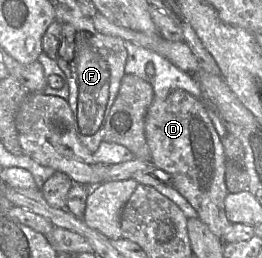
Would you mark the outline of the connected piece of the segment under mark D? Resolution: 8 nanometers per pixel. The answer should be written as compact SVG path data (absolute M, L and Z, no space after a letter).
M182 89L154 99L145 117L145 135L151 164L170 176L172 187L197 211L198 218L214 235L223 239L232 224L224 205L229 193L225 182L228 159L222 139L209 117L207 105L201 98Z

